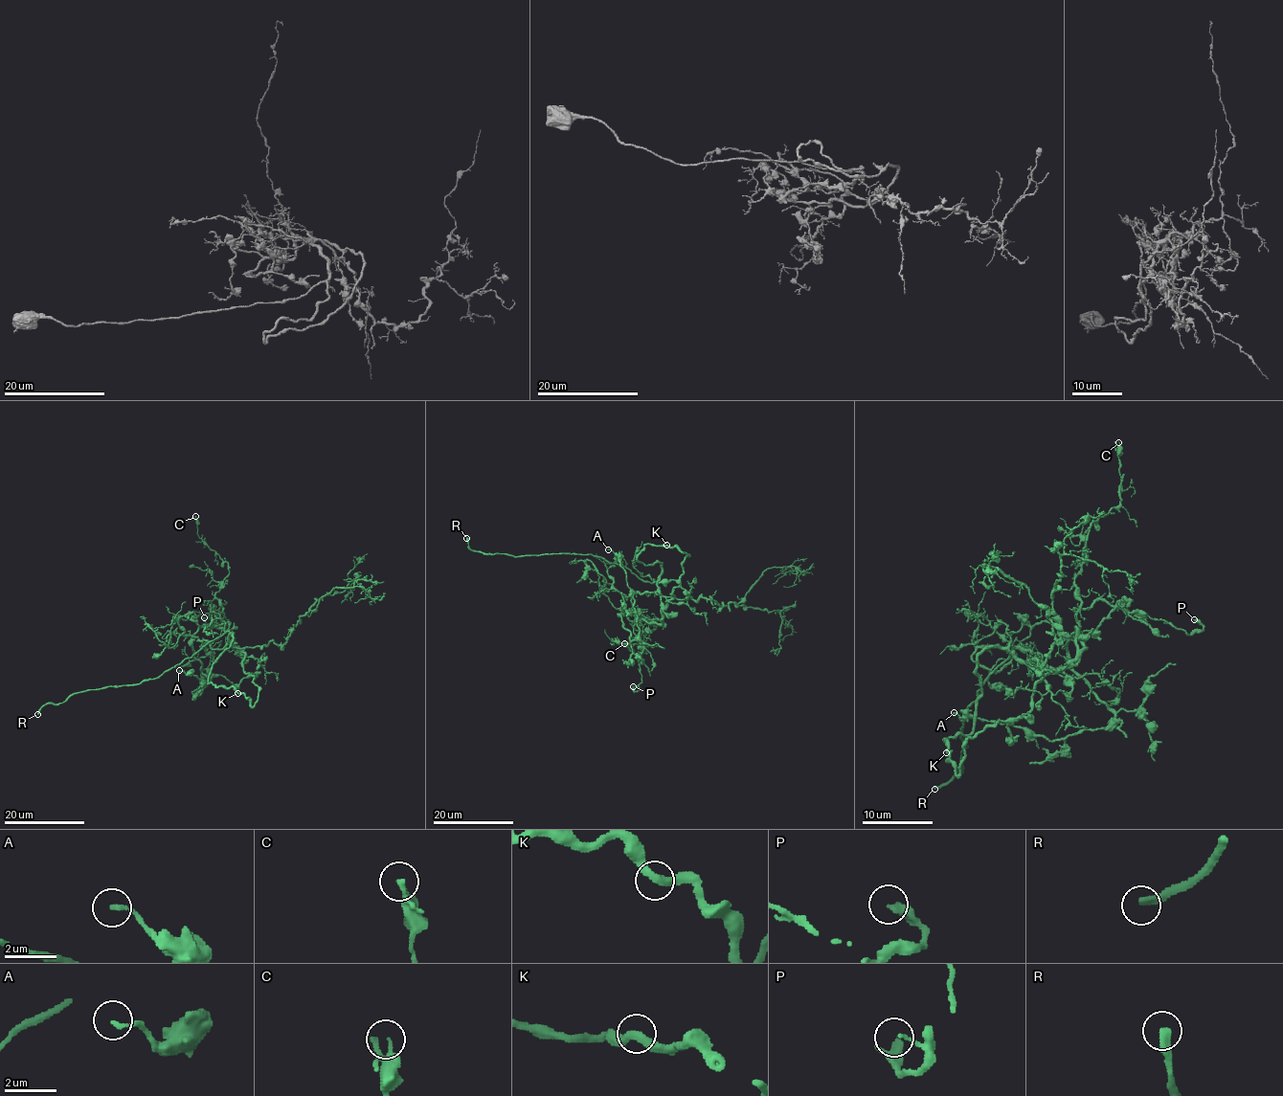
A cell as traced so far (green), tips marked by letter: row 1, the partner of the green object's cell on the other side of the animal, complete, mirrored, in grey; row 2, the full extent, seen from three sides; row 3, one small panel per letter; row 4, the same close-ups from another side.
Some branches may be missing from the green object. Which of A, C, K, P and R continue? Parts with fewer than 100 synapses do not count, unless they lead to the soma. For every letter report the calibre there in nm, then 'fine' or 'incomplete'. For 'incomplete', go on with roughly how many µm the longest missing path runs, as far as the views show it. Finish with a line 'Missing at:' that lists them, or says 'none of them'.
A: calibre 150 nm; fine
C: calibre 100 nm; fine
K: calibre 320 nm; fine
P: calibre 280 nm; fine
R: calibre 320 nm; incomplete; missing 30 µm
Missing at: R

